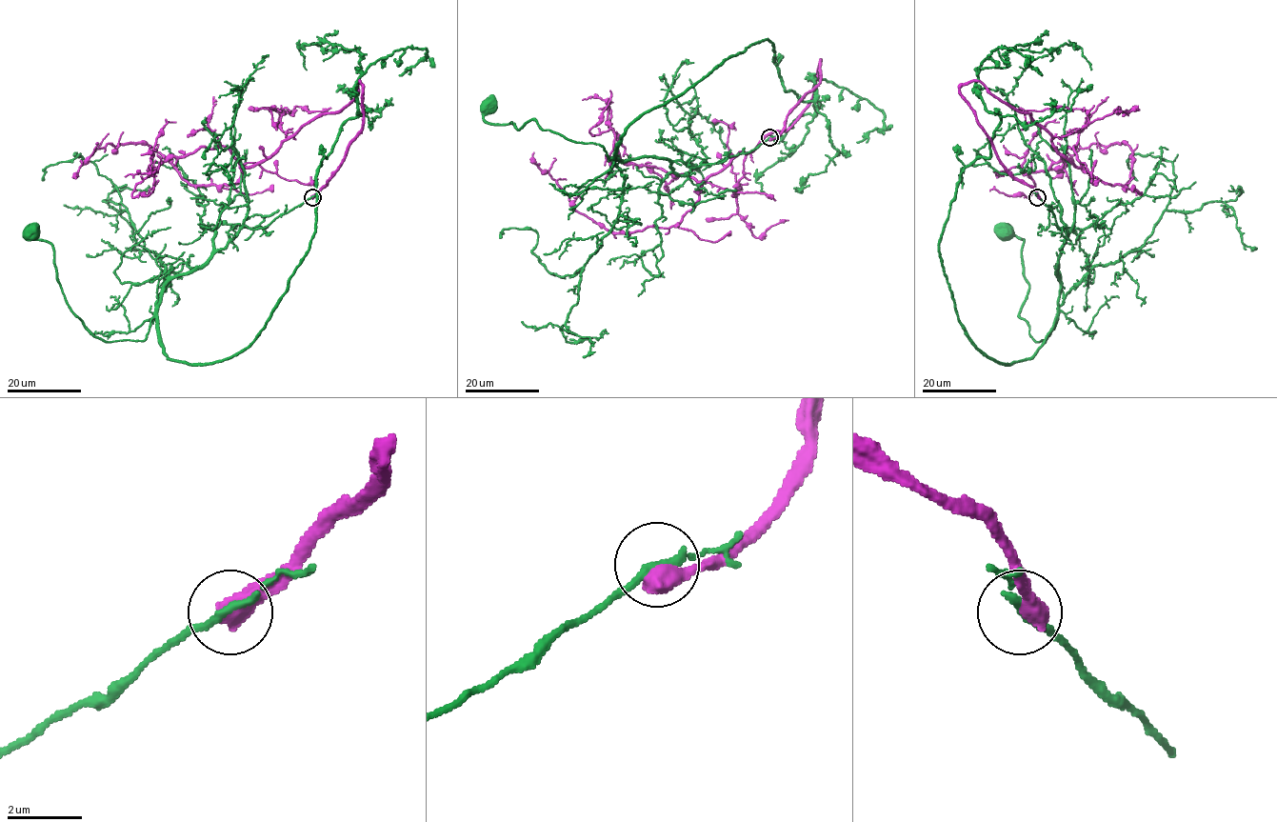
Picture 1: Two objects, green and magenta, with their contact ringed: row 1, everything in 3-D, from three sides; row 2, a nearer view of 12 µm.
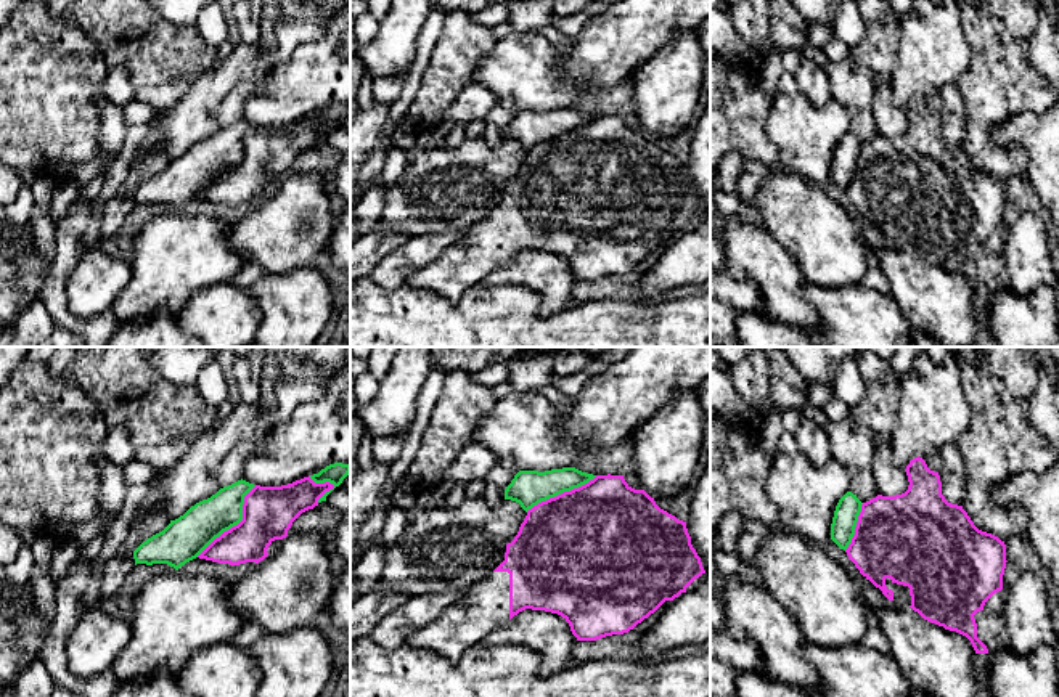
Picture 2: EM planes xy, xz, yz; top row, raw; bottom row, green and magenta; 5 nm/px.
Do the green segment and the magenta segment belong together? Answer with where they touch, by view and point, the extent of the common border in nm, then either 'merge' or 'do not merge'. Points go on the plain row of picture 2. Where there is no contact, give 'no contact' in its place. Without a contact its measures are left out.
xy (235, 164) | 460 nm | do not merge

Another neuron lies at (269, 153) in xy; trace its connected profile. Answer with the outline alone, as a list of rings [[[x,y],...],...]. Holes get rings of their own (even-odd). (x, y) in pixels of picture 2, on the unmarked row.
[[[310,116],[281,127],[256,125],[243,145],[243,161],[215,178],[198,198],[239,206],[259,204],[275,180],[288,177],[292,162],[318,146],[318,140],[334,125],[315,124]]]

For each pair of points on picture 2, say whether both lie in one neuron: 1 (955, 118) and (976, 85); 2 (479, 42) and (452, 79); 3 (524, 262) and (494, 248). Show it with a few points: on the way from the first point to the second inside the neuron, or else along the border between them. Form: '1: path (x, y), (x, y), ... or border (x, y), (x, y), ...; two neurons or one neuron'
1: border (953, 84), (964, 110), (963, 142); two neurons
2: path (470, 52), (452, 69); one neuron
3: border (510, 260), (495, 267), (481, 283); two neurons

